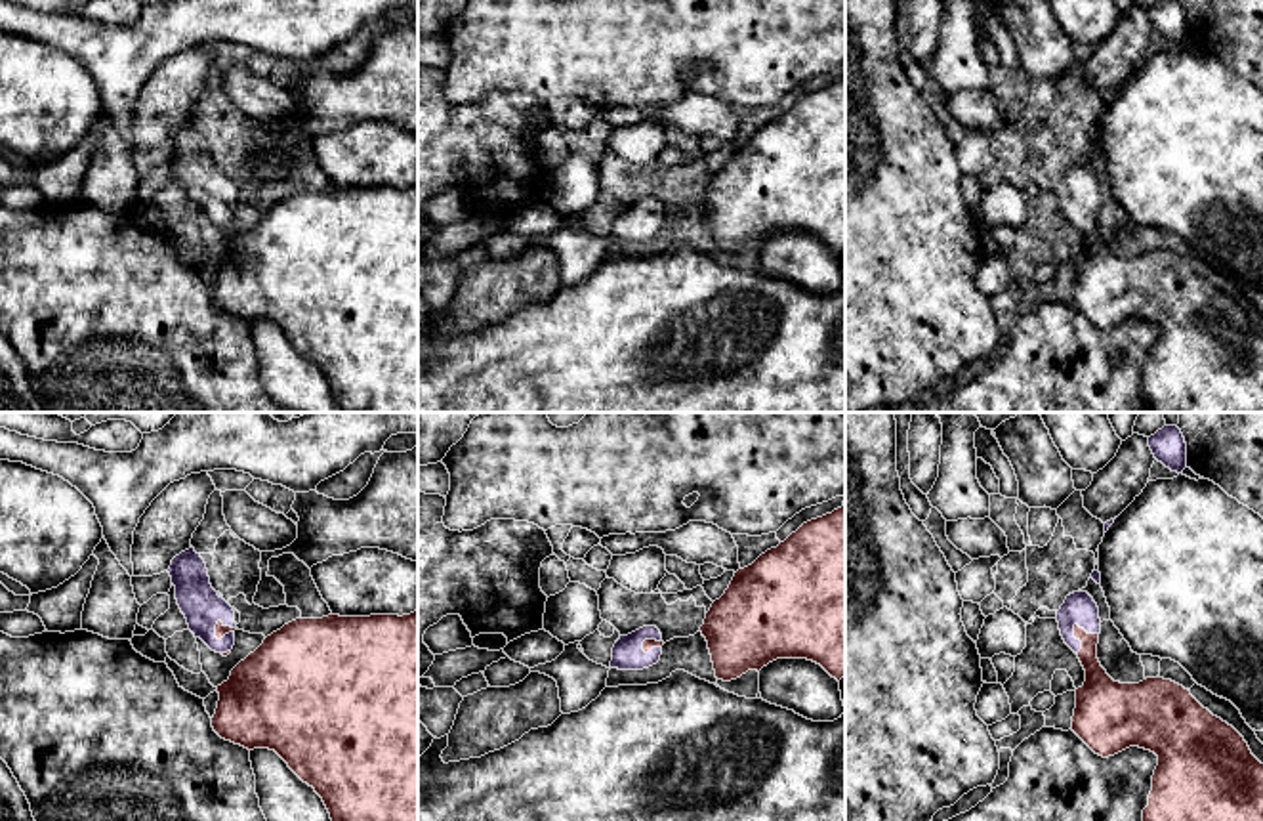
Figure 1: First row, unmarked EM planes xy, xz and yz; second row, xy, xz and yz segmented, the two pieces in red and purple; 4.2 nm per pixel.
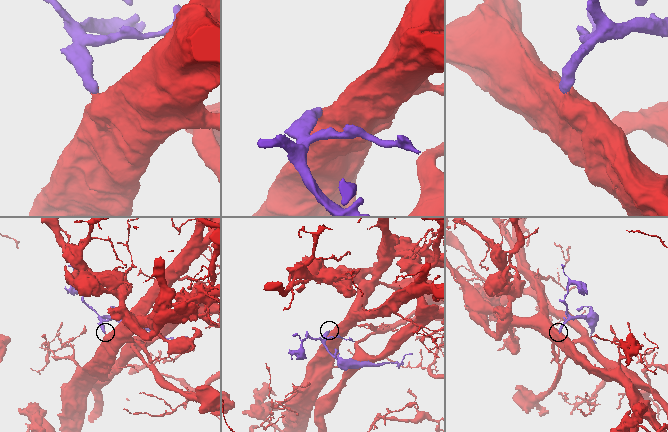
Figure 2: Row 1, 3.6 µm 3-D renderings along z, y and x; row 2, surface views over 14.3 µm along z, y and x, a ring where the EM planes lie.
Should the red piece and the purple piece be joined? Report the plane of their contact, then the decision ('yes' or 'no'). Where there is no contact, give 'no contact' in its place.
yz | yes

